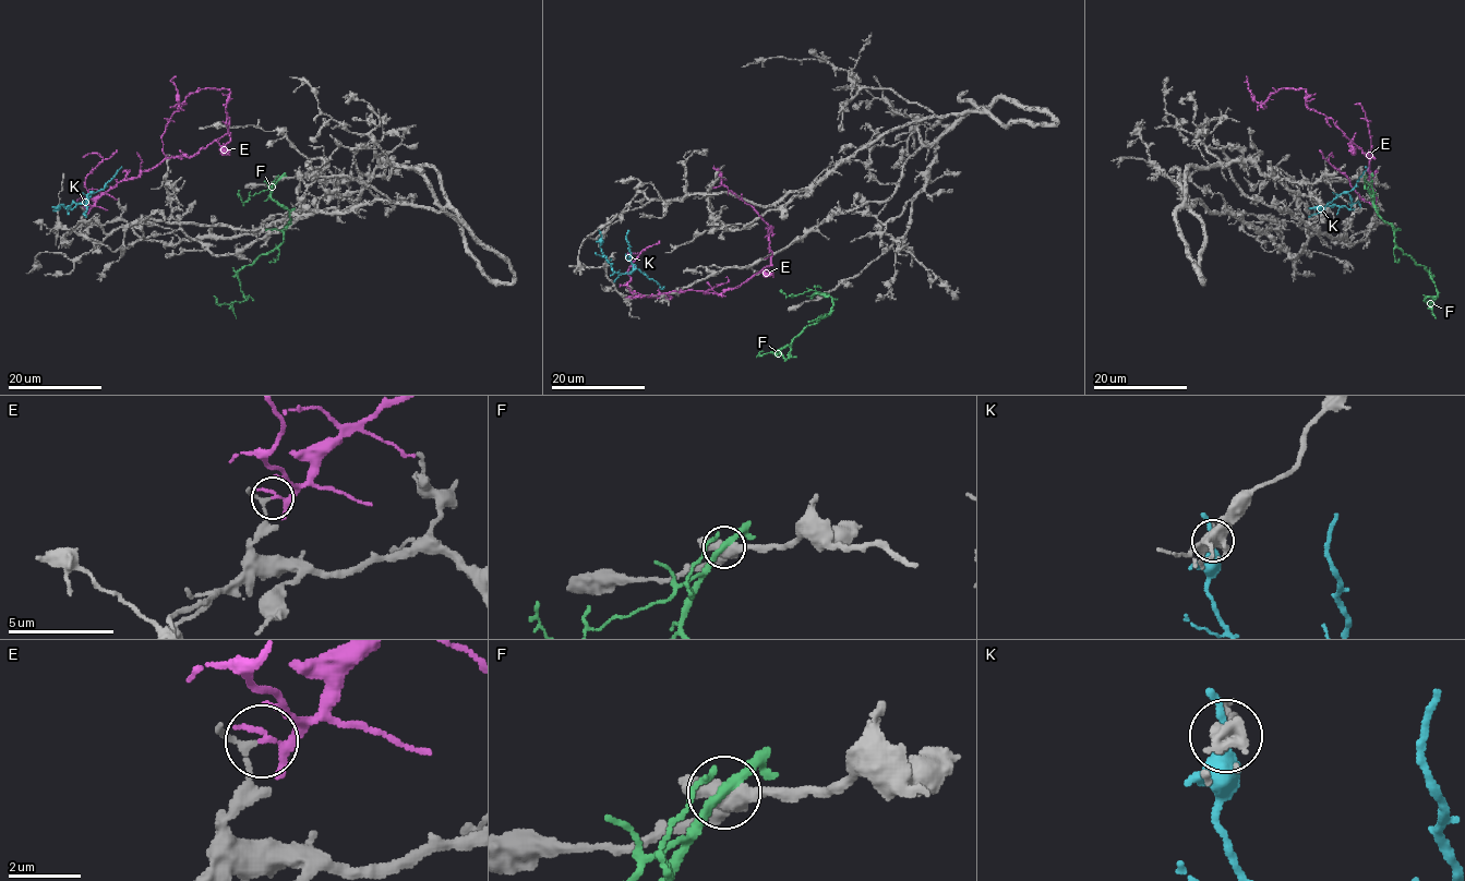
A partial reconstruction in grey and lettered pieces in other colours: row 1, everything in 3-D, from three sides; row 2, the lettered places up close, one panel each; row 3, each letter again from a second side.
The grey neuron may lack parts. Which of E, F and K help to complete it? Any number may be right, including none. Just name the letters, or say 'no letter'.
no letter

